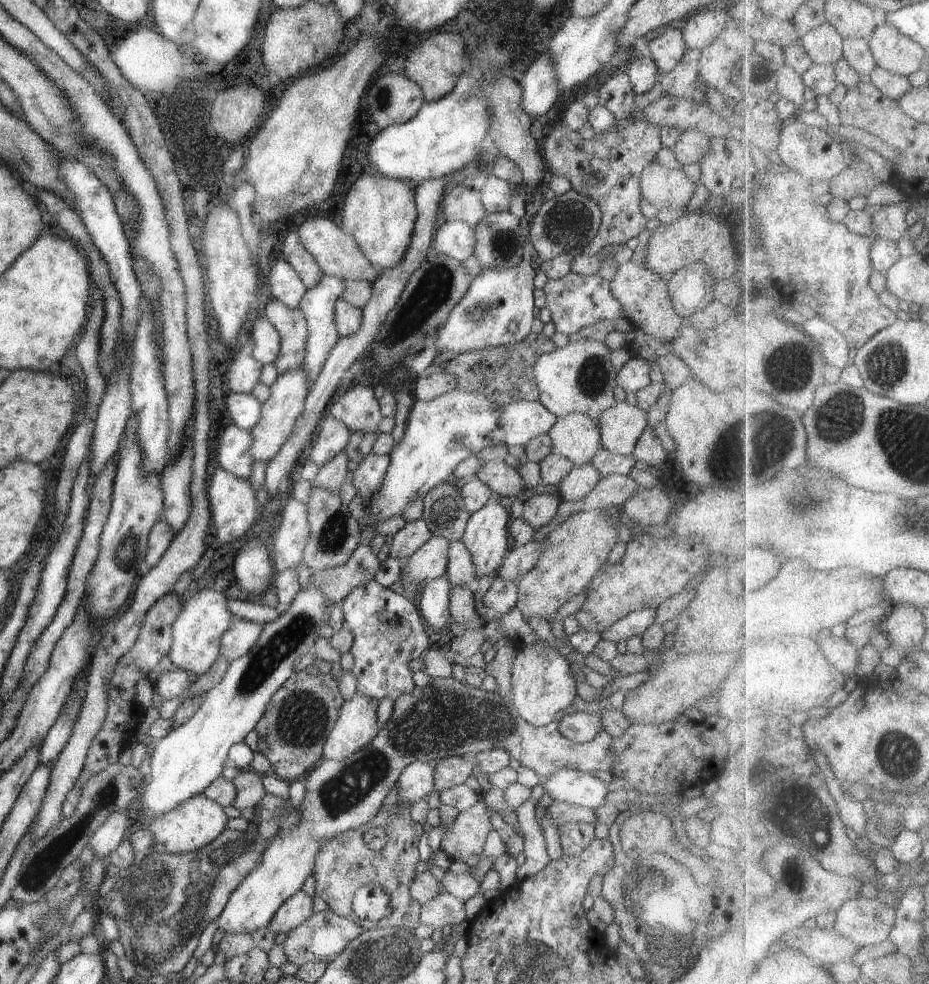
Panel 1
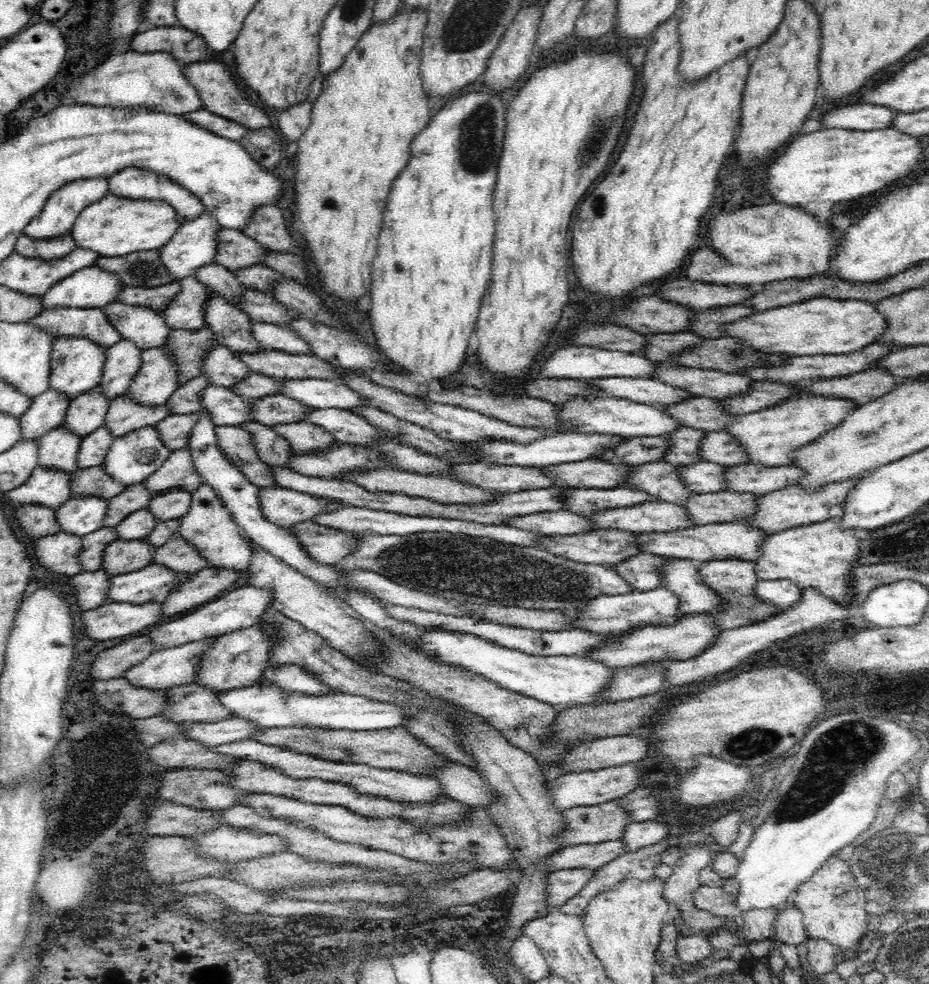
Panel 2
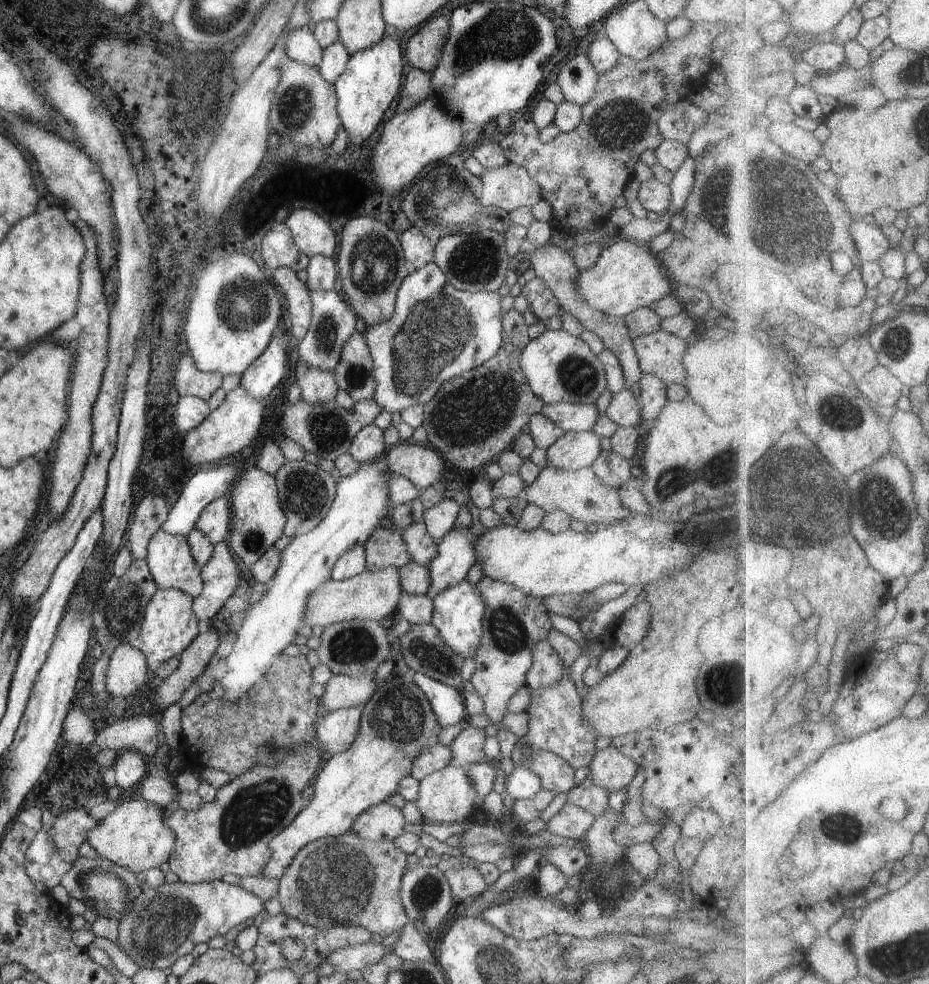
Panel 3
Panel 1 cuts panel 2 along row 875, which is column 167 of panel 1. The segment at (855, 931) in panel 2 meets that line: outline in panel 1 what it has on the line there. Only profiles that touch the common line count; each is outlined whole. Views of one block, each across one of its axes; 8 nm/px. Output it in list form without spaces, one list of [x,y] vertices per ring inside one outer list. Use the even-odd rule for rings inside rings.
[[[199,794],[188,798],[184,804],[180,804],[176,810],[170,810],[162,816],[156,816],[152,822],[148,822],[144,828],[150,830],[154,837],[154,850],[158,854],[188,854],[204,848],[212,842],[228,824],[228,816],[224,807],[206,796]]]

